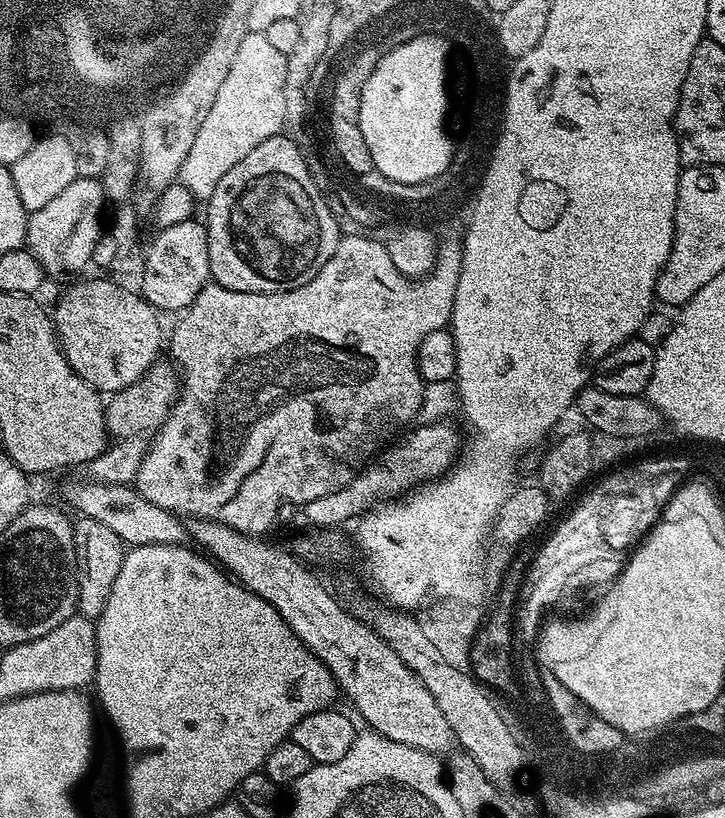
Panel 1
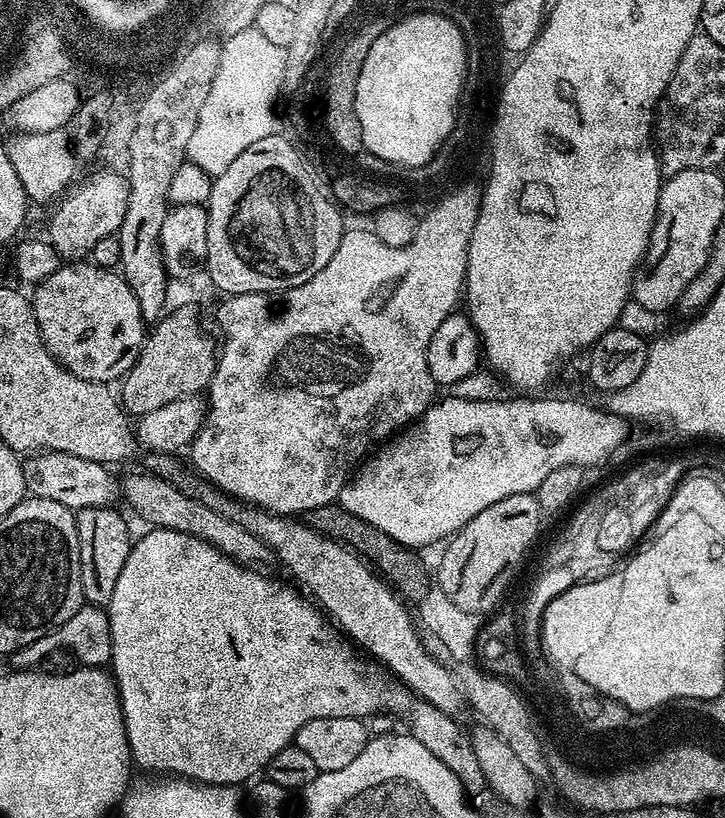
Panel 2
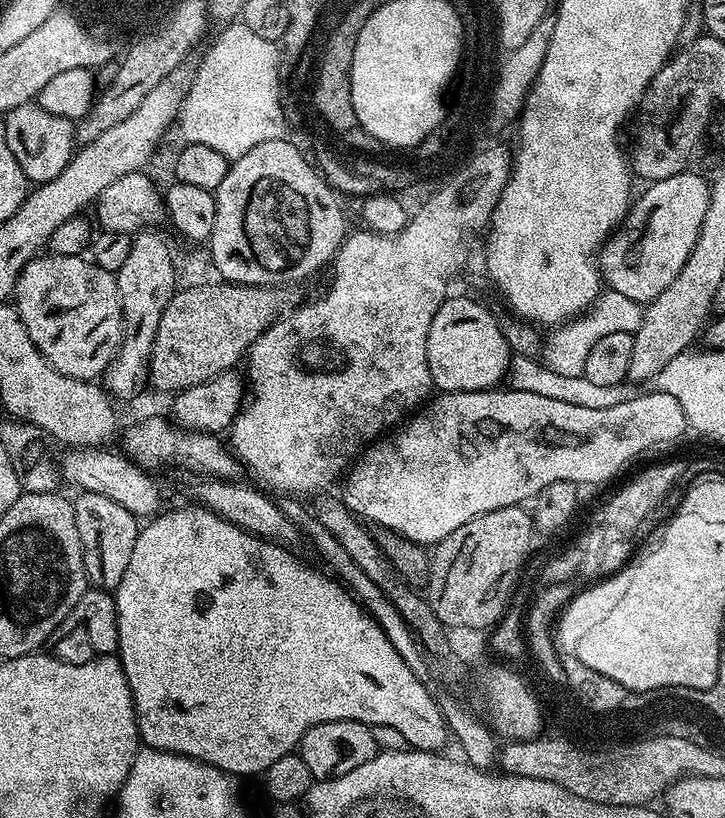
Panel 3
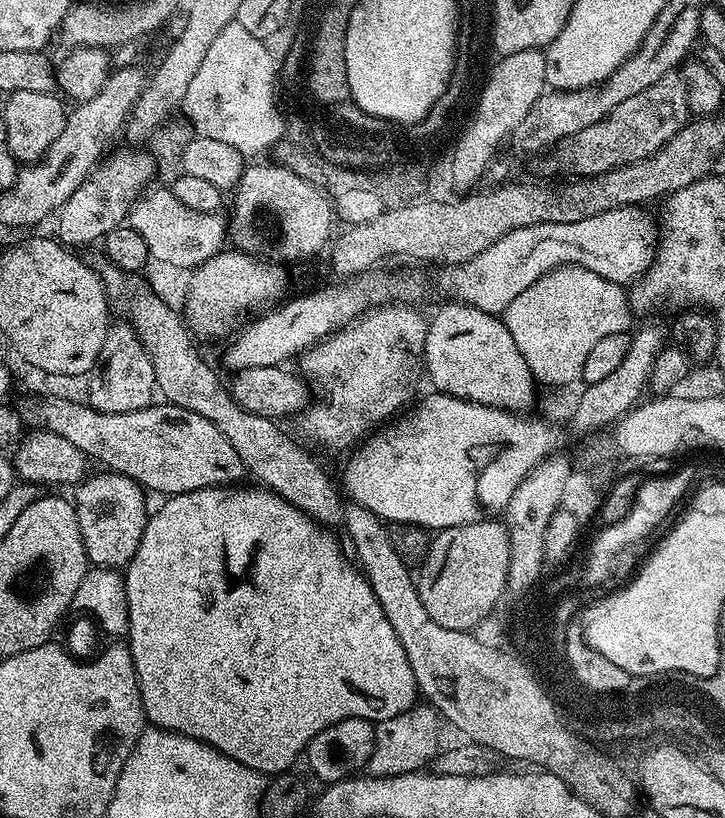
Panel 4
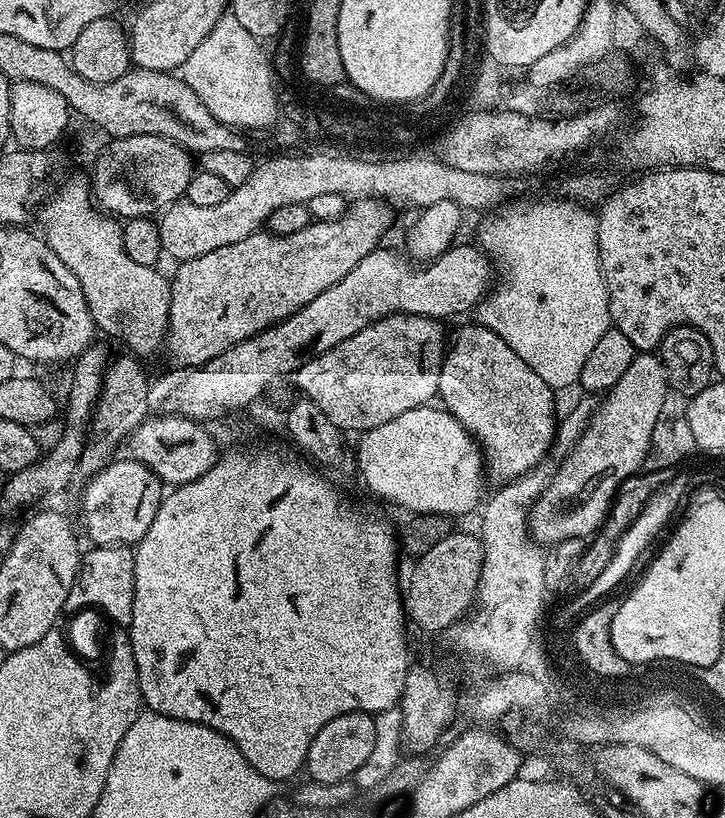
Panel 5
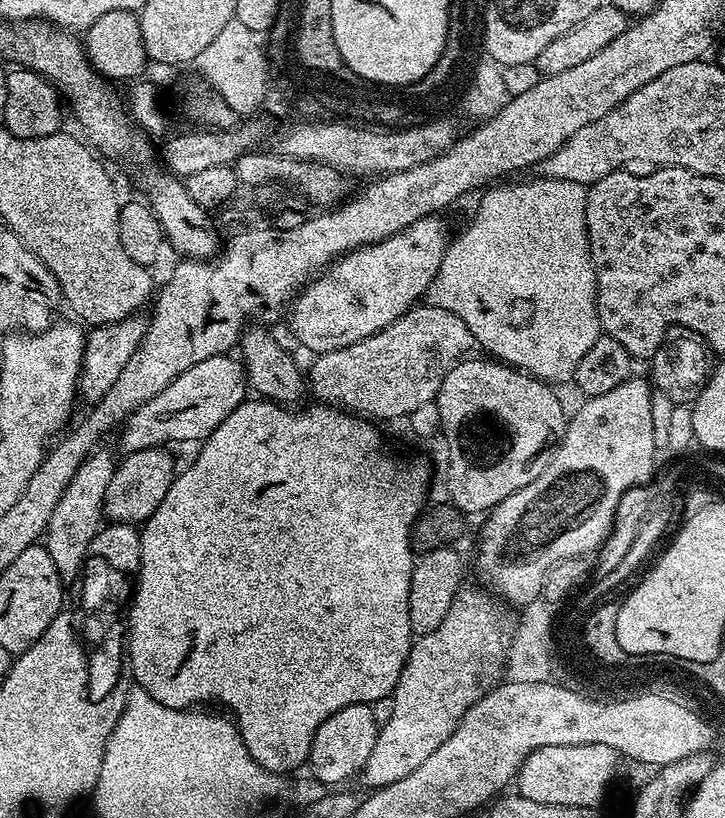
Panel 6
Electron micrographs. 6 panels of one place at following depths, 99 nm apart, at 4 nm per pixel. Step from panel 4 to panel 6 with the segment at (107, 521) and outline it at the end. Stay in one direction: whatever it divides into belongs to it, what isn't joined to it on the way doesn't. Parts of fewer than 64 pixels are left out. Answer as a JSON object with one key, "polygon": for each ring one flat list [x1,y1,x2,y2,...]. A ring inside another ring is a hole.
{"polygon":[[167,447,147,448,125,455,117,463,116,472,110,478,110,486,104,499,104,515,114,524,143,525,150,519,154,510,162,506,162,498,166,498,166,490,170,490,172,479,178,475,178,467,172,461]]}

